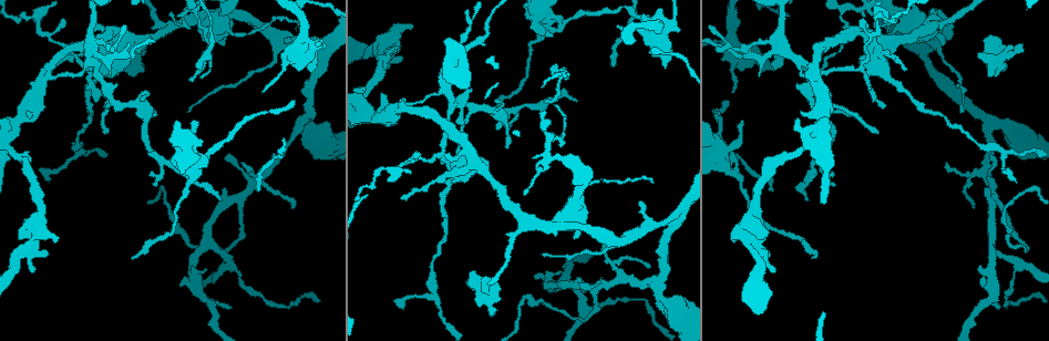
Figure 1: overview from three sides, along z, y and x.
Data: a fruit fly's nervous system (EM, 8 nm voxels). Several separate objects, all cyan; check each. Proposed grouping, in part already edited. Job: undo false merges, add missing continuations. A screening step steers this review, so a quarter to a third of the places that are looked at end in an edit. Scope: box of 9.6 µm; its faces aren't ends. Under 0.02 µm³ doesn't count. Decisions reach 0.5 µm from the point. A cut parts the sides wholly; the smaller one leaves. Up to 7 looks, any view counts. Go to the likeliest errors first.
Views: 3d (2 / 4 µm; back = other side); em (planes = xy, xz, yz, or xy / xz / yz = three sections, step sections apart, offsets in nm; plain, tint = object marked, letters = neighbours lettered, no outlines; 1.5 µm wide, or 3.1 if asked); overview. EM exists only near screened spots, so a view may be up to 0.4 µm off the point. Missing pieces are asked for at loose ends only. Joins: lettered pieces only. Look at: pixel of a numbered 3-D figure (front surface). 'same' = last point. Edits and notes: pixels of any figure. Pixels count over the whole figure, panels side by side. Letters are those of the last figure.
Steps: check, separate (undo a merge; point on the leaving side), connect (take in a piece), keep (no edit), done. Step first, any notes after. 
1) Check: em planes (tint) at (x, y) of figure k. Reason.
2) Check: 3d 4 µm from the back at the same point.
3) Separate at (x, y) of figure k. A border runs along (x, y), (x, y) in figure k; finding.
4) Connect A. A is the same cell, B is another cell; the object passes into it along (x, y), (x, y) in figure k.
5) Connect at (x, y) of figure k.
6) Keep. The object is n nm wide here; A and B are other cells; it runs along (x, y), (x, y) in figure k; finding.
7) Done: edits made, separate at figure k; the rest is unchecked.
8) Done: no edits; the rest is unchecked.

Check: 3d 2 µm at (114, 76) of figure 1. Branch stops here.

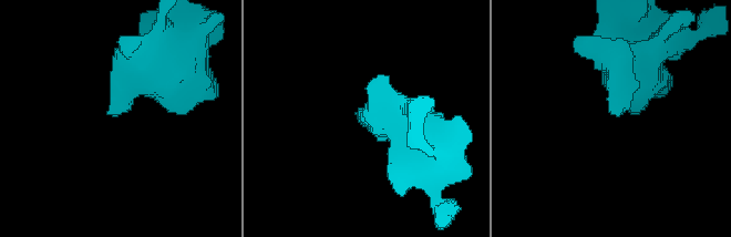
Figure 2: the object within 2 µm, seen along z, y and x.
Check: em xz step 8 (letters) at (357, 114) of figure 2.

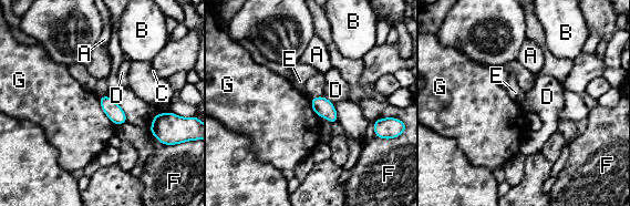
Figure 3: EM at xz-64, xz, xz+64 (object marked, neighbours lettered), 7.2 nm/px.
Check: em xy step 4 (letters) at the same point. Cut it another way.

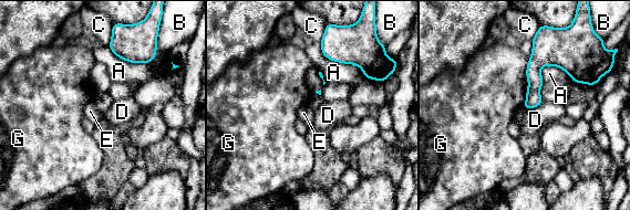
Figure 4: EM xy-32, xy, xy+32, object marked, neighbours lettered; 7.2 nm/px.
Keep. The longest contact is with A, 420 nm; A, B, C, D, E and G are other cells; none of them fits.

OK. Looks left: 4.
Check: em planes (plain) at (155, 186) of figure 1. An open end.

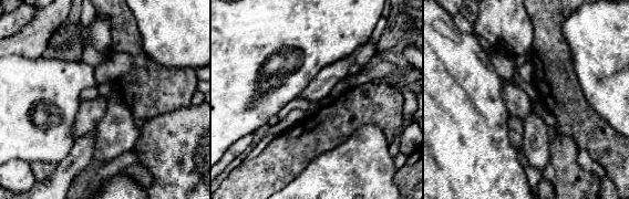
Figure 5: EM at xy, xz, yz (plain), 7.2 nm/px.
Check: em planes (letters) at the same point.

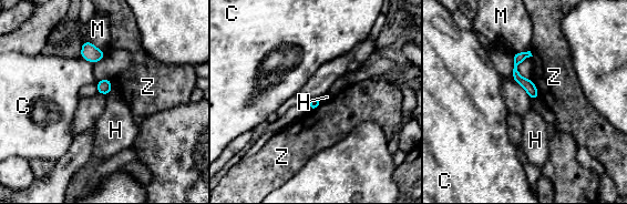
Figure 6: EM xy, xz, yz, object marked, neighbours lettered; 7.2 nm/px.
Keep. The object is 80 nm wide here; C, H, M and Z are other cells; a border runs along (318, 98), (321, 102) in figure 6; no lettered piece goes on from it.

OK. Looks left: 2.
Check: em planes (letters) at (142, 99) of figure 1. Free end.

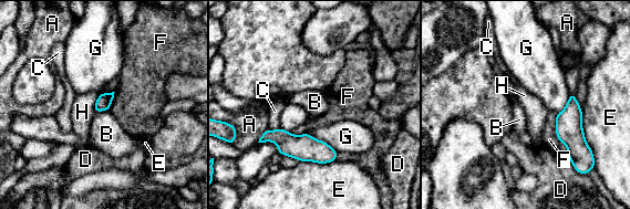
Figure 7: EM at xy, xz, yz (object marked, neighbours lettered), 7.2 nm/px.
Keep. The longest contact is with E, 320 nm; A, B, C, D, E, F, G and H are other cells; it runs along (262, 139), (280, 137), (333, 157) in figure 7; no lettered piece goes on from it.

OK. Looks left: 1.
Done: no edits; the rest is unchecked.

